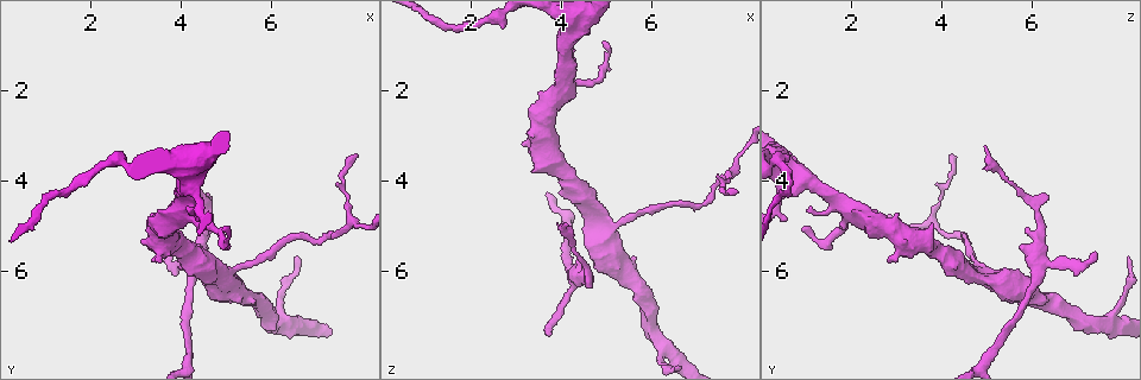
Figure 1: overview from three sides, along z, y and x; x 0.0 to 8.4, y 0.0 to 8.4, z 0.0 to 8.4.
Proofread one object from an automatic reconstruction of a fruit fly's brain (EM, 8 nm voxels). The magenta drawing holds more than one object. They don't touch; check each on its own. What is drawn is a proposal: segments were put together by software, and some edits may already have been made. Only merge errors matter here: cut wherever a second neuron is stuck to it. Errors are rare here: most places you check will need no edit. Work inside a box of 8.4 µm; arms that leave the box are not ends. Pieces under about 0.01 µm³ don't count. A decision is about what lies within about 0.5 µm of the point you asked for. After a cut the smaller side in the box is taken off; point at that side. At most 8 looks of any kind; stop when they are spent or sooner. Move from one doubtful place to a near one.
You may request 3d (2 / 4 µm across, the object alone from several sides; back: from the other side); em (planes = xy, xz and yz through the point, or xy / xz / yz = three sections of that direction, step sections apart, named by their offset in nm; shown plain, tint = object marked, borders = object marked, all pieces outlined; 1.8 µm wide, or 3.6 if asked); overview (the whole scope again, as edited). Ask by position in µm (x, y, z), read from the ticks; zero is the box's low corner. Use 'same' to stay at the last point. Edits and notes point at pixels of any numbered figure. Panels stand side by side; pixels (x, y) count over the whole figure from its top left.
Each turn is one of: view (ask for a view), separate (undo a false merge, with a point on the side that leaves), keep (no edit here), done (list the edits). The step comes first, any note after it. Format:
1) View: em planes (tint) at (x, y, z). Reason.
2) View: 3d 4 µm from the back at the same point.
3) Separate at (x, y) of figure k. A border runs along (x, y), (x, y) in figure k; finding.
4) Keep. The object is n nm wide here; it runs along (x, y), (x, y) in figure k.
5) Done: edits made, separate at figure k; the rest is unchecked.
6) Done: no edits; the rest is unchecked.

View: em 3.6 µm planes (tint) at (4.20, 3.90, 0.70). Four arms meet.

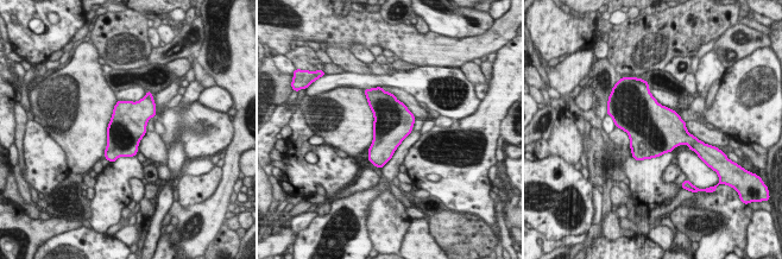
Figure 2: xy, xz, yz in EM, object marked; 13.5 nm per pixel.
Keep. The object is 500 nm wide here; all the same neuron.

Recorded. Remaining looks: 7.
View: 3d 4 µm at (4.35, 5.70, 6.05). Three-way junction.

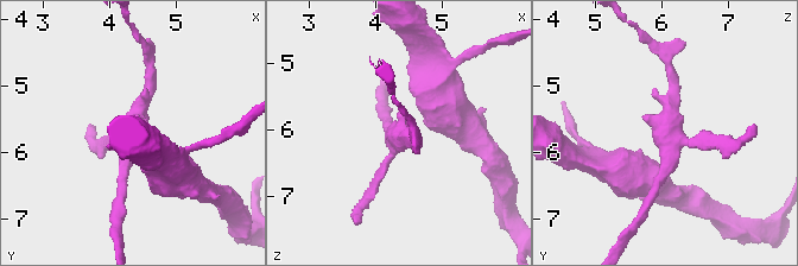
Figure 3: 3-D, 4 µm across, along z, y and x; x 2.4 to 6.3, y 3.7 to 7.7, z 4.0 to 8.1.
View: em planes (tint) at (4.35, 5.75, 6.05). 3 arms meet here.

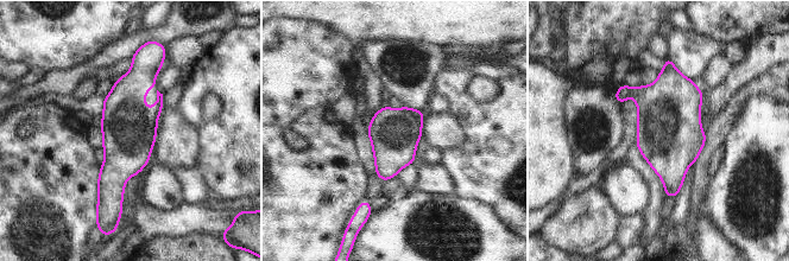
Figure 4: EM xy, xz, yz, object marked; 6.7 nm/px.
Keep. It runs along (134, 62), (115, 203) in figure 4; one neuron here.

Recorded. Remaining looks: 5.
View: 3d 4 µm at (6.20, 7.10, 7.70). Arms part here.

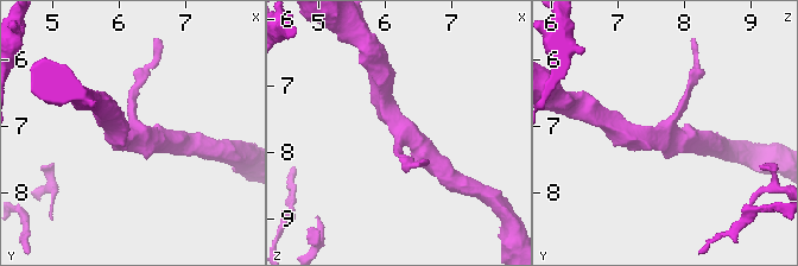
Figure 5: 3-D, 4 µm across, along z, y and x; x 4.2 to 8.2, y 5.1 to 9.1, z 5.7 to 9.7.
View: em xy step 4 (tint) at (6.25, 7.15, 7.65). 3 arms meet here.

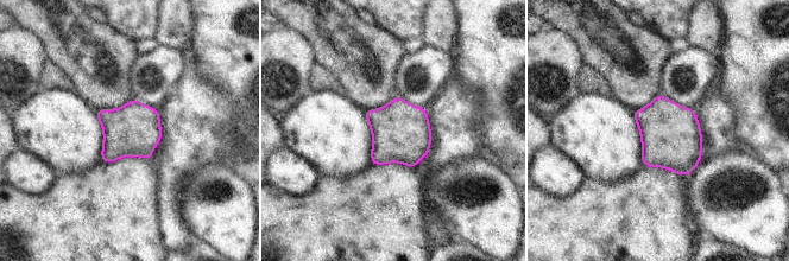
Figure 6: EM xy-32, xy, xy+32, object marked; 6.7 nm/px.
View: em planes (tint) at the same point.

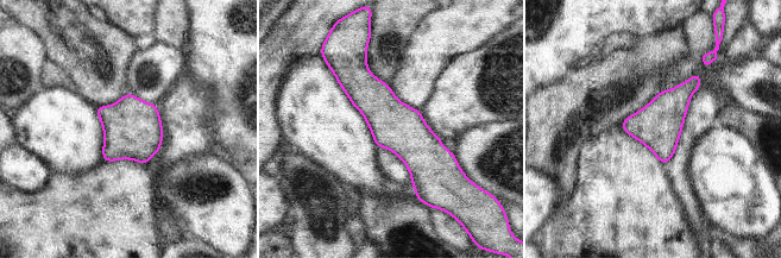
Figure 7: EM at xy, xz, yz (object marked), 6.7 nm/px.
Keep. It runs along (354, 65), (428, 161), (428, 187) in figure 7; all the same neuron.

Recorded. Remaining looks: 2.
Done: no edits; the rest is unchecked.

